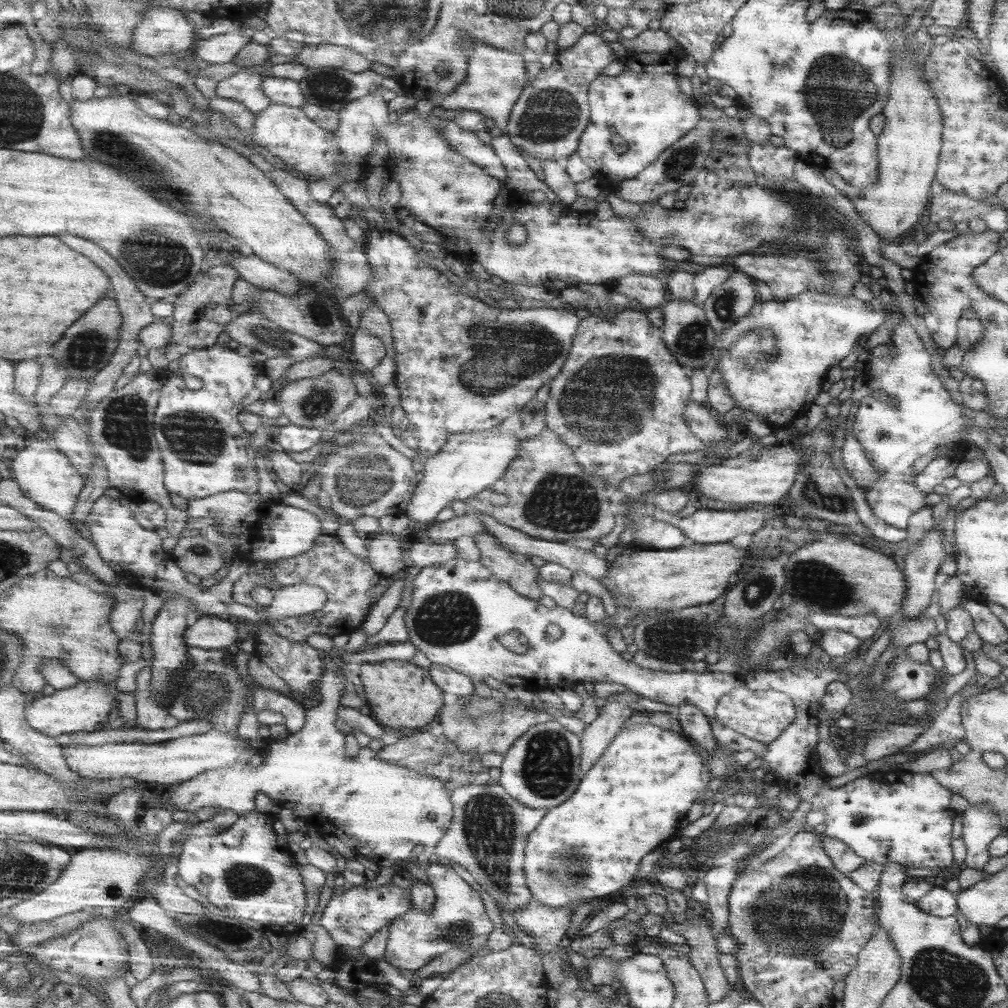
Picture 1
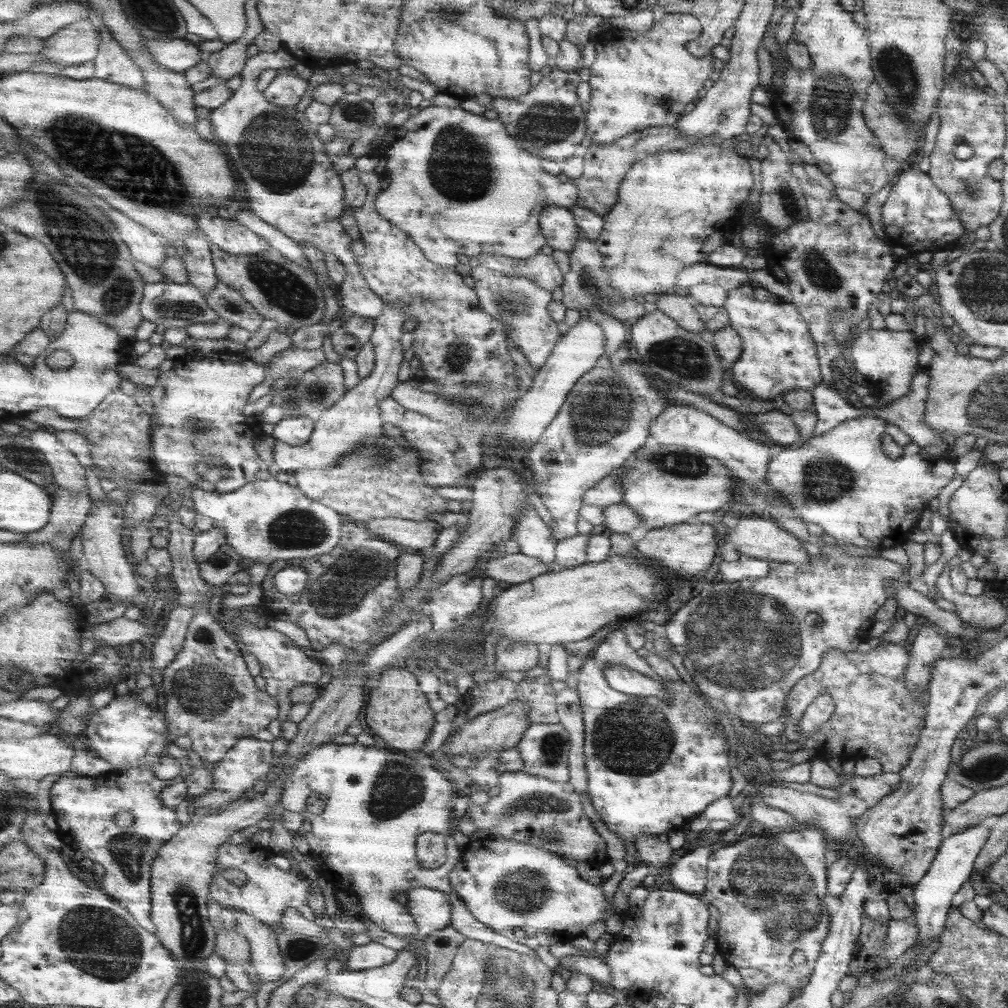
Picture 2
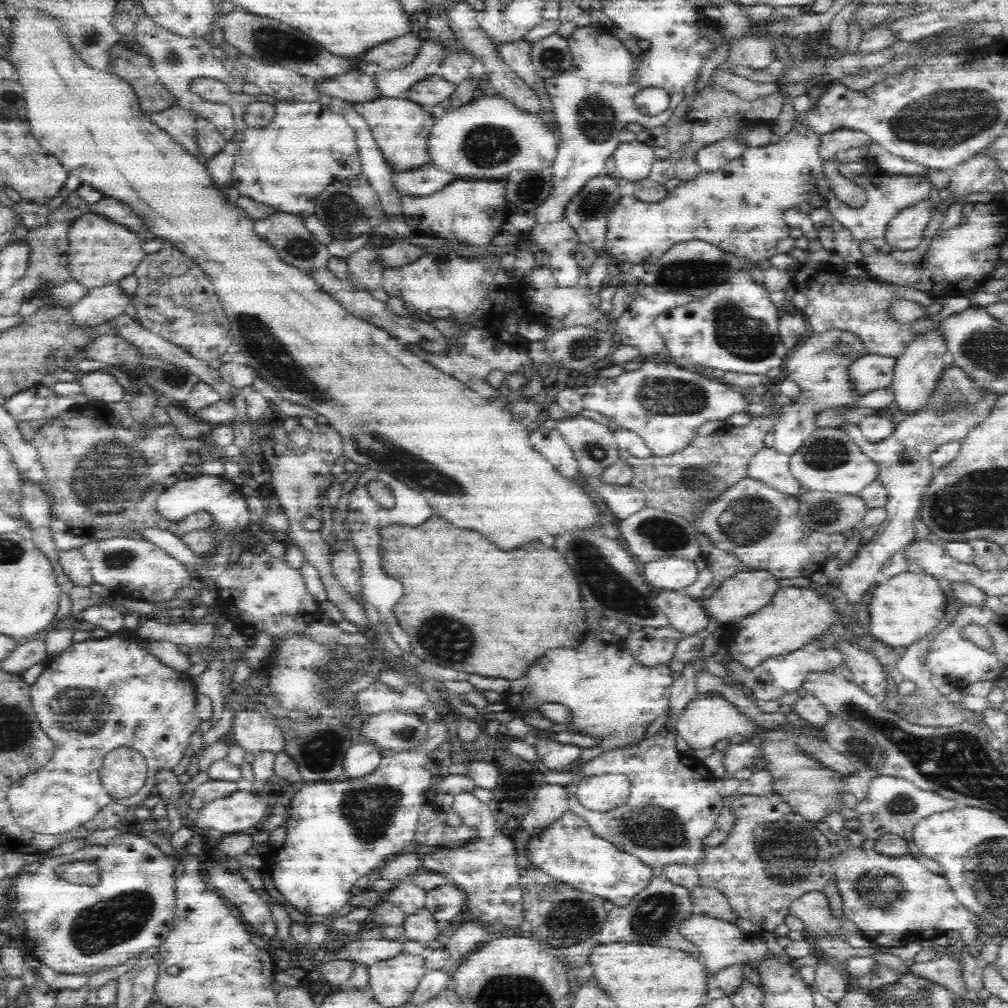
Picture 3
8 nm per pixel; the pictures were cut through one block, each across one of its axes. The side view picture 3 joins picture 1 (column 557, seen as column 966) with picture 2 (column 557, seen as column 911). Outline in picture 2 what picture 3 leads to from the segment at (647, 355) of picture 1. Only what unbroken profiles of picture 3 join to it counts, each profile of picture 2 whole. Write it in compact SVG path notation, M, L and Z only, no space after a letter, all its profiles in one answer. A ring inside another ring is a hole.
M635 360L619 370L595 368L575 386L561 414L529 452L529 470L533 474L531 488L545 504L551 520L555 542L579 536L577 522L583 498L597 482L621 470L633 454L643 450L651 438L653 422L669 408L669 398L651 384Z

